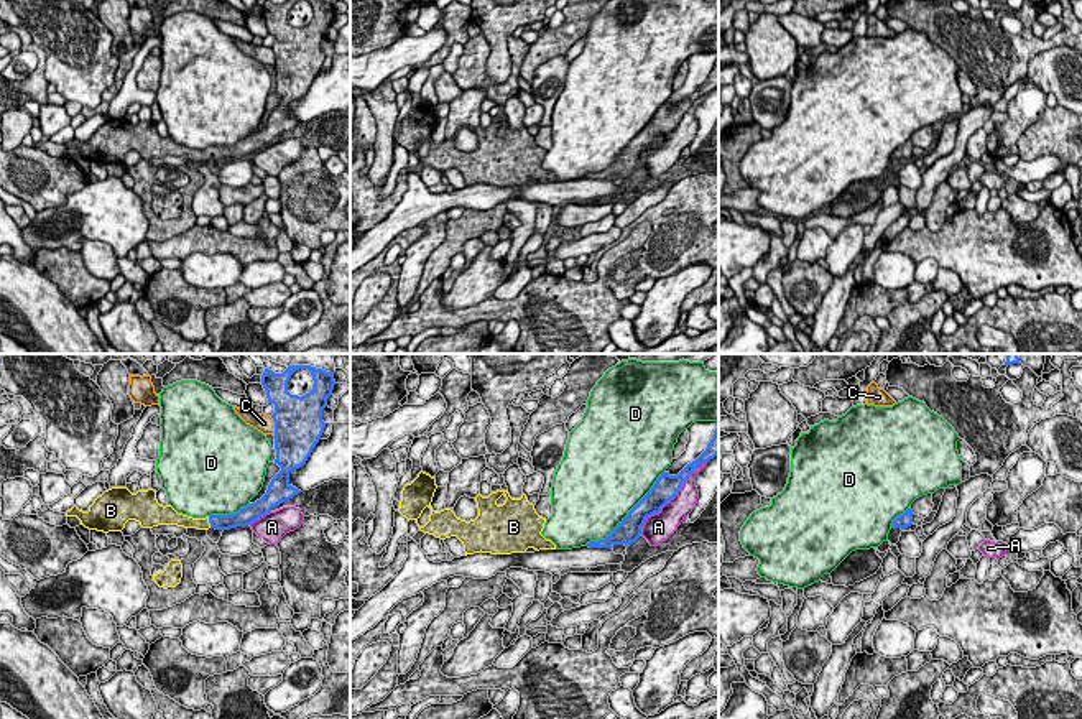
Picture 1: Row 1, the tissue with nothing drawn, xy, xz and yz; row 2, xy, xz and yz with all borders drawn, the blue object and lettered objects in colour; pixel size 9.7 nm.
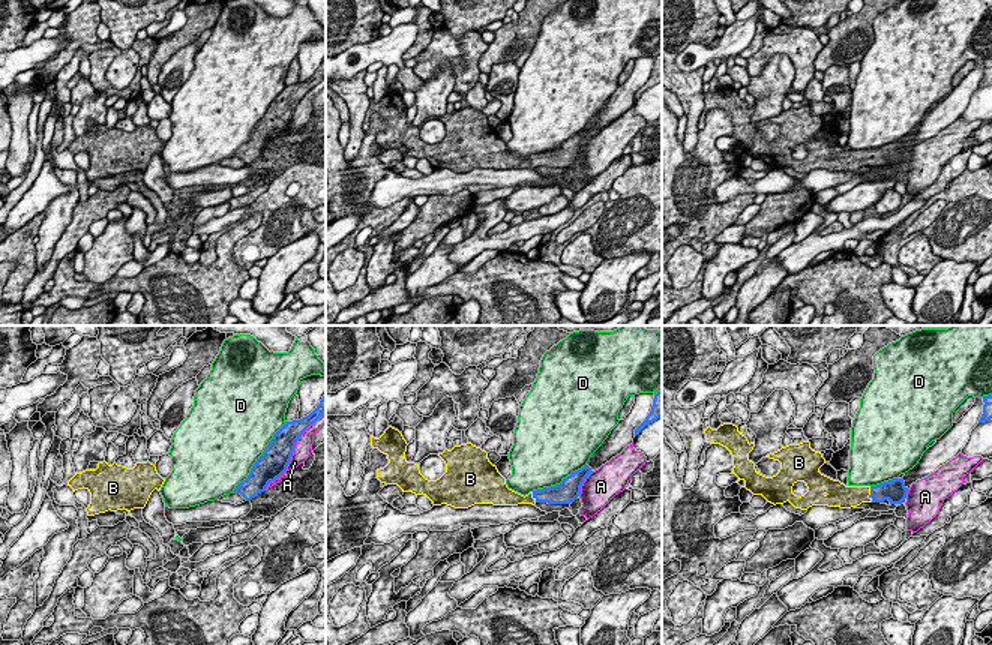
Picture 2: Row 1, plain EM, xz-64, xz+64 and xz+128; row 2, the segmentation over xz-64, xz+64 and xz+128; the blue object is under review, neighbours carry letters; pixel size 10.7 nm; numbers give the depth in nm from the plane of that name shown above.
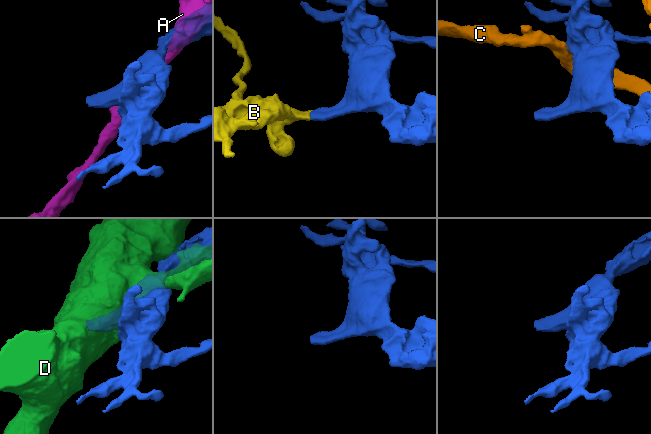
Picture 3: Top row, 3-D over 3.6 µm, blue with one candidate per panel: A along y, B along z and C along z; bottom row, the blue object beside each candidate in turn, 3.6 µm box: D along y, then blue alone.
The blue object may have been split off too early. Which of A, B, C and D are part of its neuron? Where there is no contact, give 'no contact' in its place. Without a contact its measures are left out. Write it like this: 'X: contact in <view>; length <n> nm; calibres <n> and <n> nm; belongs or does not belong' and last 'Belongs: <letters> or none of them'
A: contact in xz; length 950 nm; calibres 240 and 240 nm; does not belong
B: contact in xy; length 120 nm; calibres 160 and 130 nm; belongs
C: contact in xy; length 200 nm; calibres 480 and 170 nm; does not belong
D: contact in xz; length 1100 nm; calibres 240 and 480 nm; does not belong
Belongs: B

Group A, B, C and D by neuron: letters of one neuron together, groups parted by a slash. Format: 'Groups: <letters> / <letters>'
Groups: A / B / C / D

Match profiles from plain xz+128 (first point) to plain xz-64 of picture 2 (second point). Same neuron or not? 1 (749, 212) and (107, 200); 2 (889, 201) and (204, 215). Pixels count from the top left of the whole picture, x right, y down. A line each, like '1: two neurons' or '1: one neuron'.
1: two neurons
2: one neuron

